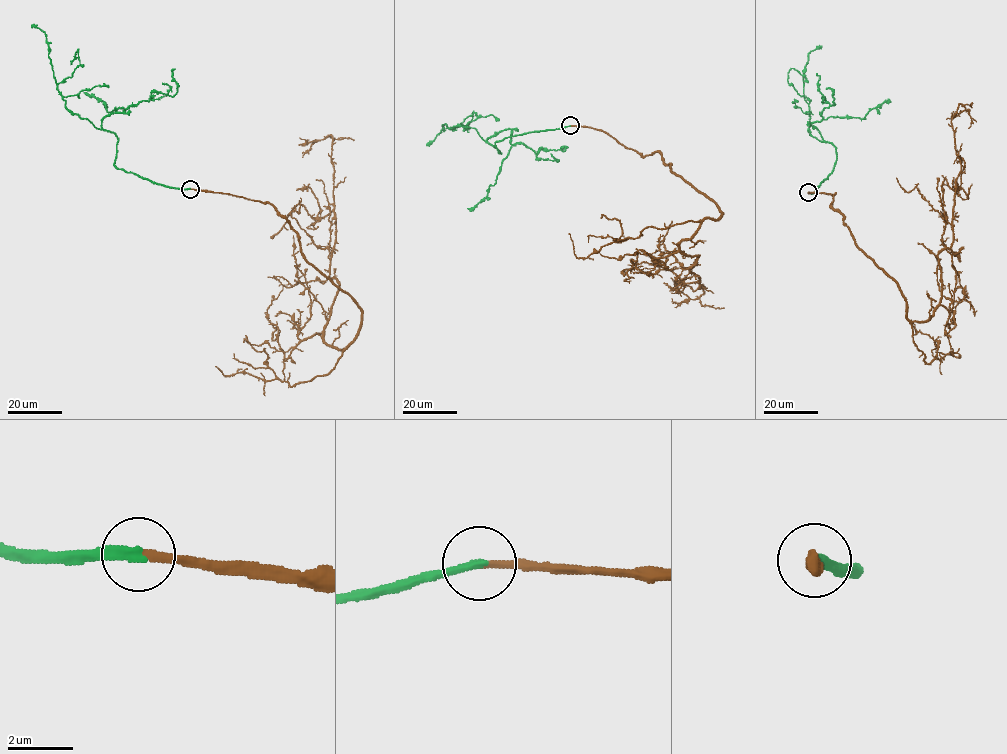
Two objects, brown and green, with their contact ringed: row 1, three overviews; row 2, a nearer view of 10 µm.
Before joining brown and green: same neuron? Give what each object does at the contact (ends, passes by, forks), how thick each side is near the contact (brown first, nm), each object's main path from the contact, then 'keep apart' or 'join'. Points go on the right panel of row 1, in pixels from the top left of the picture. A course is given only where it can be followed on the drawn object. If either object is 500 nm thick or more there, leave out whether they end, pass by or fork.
brown ends | green ends | 220/300 nm | brown via (808, 192), (835, 194), (924, 322), (953, 241), (951, 118), (965, 107), (946, 119) | green via (808, 192), (832, 171), (836, 151), (810, 134), (809, 100), (788, 73), (794, 68), (808, 82) | join

